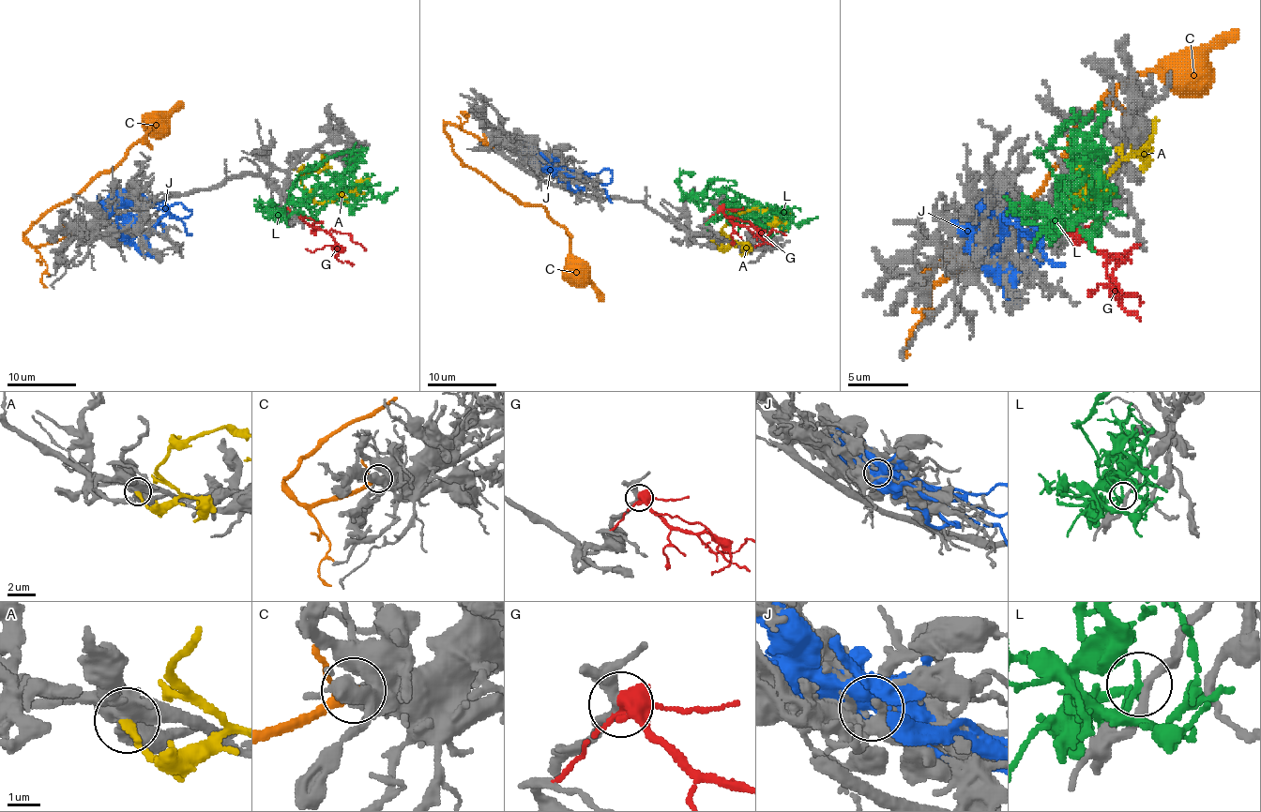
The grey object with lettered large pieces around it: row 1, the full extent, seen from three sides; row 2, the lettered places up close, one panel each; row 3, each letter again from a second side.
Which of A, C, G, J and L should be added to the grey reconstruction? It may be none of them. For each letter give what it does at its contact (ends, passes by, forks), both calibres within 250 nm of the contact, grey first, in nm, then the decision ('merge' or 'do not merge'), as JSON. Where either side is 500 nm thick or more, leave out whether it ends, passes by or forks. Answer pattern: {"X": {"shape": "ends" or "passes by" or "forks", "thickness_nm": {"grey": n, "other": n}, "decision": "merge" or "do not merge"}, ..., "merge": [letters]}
{"A": {"shape": "ends", "thickness_nm": {"grey": 420, "other": 240}, "decision": "do not merge"}, "C": {"shape": "passes by", "thickness_nm": {"grey": 280, "other": 260}, "decision": "merge"}, "G": {"shape": "forks", "thickness_nm": {"grey": 280, "other": 440}, "decision": "do not merge"}, "J": {"thickness_nm": {"grey": 150, "other": 550}, "decision": "do not merge"}, "L": {"shape": "ends", "thickness_nm": {"grey": 240, "other": 240}, "decision": "do not merge"}, "merge": ["C"]}

